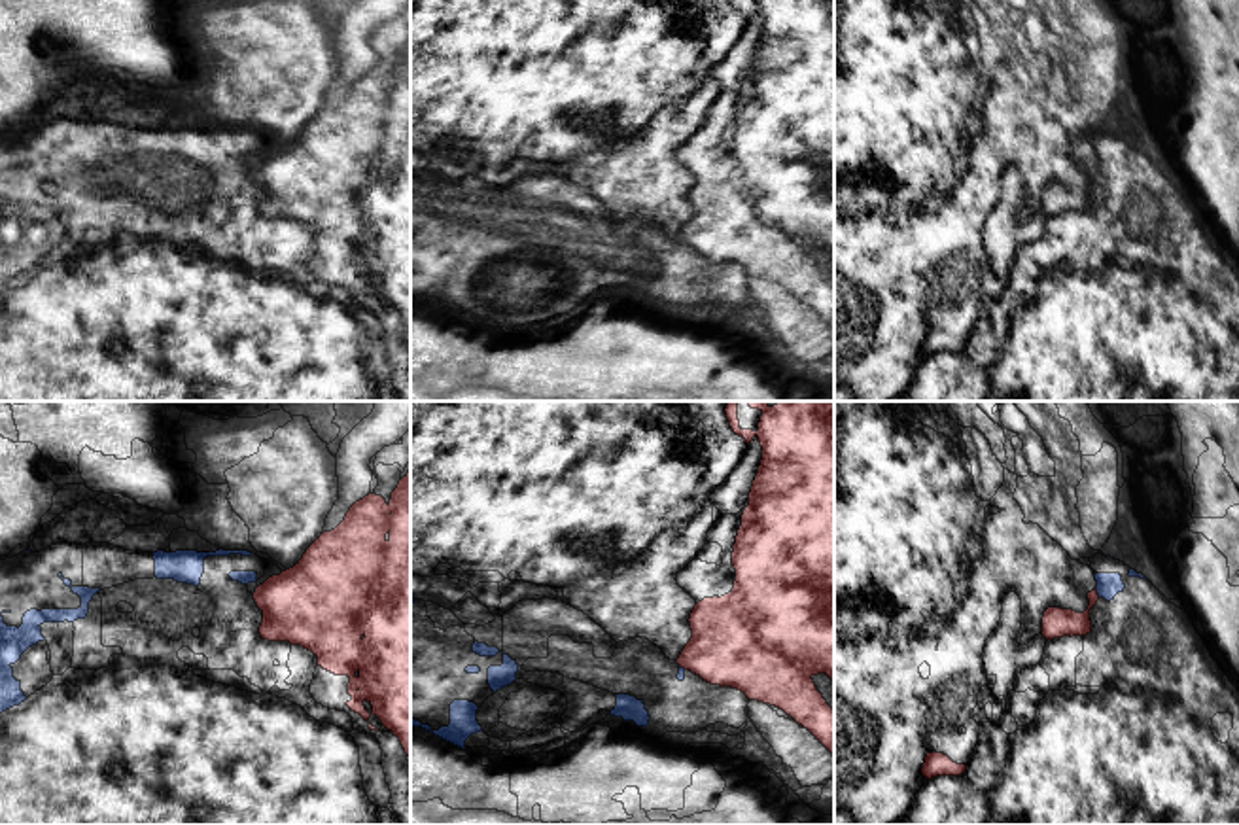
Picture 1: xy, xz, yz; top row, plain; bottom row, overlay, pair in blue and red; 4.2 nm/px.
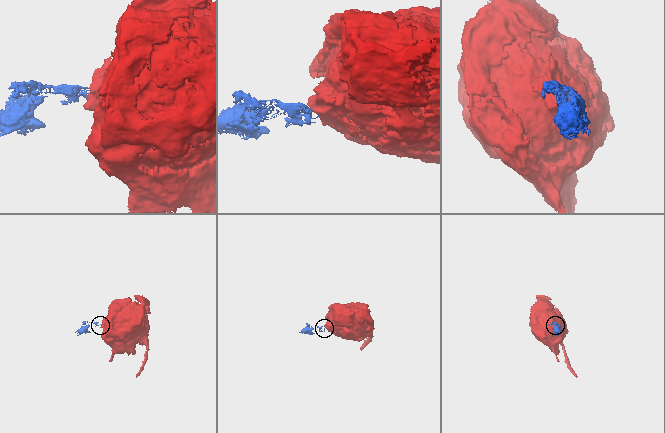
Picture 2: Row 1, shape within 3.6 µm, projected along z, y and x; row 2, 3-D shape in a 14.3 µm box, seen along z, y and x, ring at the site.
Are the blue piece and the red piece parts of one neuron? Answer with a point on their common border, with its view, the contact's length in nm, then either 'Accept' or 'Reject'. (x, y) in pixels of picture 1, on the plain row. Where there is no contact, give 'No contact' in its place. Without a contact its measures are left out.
Touches blue at yz (1098, 169). Shared border 50 nm. Reject

